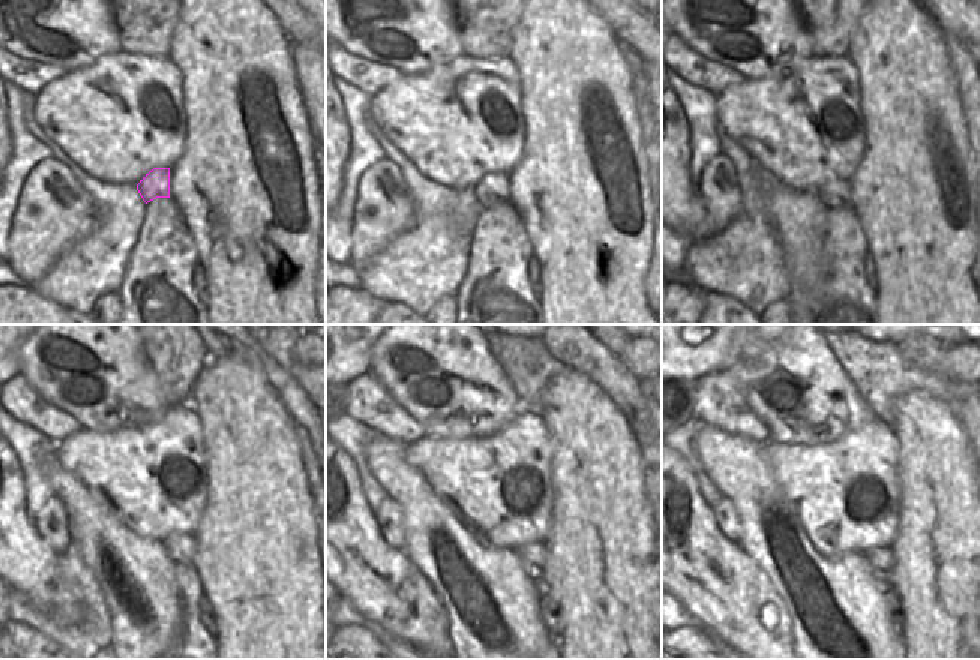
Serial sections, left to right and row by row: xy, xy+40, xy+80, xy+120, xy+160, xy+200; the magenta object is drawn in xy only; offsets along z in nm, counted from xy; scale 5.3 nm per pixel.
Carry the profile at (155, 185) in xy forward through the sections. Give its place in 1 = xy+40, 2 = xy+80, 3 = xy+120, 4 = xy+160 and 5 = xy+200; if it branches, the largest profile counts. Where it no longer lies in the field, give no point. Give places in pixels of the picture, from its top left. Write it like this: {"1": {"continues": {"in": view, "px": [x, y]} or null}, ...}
{"1": {"continues": {"in": "xy+40", "px": [493, 189]}}, "2": {"continues": {"in": "xy+80", "px": [832, 194]}}, "3": {"continues": {"in": "xy+120", "px": [182, 546]}}, "4": {"continues": {"in": "xy+160", "px": [533, 554]}}, "5": {"continues": {"in": "xy+200", "px": [881, 560]}}}

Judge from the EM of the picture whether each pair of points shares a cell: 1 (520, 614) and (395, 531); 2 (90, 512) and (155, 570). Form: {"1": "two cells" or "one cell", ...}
{"1": "two cells", "2": "one cell"}

